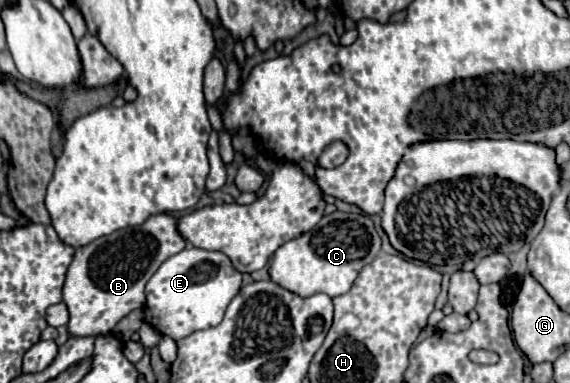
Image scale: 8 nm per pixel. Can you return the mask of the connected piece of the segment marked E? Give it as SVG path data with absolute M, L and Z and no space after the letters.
M185 248L167 258L149 278L145 288L145 322L153 324L153 328L165 336L171 336L173 340L185 338L191 332L217 326L223 320L229 302L239 294L239 288L241 272L223 252Z

